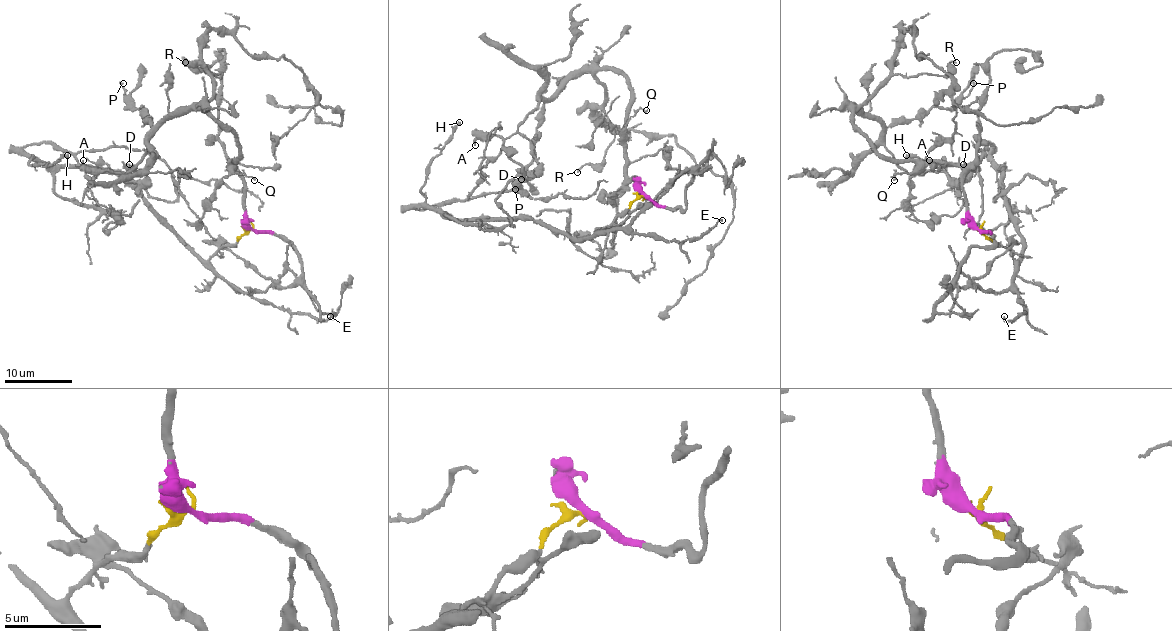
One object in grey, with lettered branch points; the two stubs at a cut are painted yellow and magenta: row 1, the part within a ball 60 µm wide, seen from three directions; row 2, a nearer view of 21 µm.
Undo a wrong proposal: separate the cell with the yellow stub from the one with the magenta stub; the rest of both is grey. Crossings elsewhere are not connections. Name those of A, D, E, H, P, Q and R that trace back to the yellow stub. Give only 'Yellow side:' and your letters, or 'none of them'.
Yellow side: E, H

